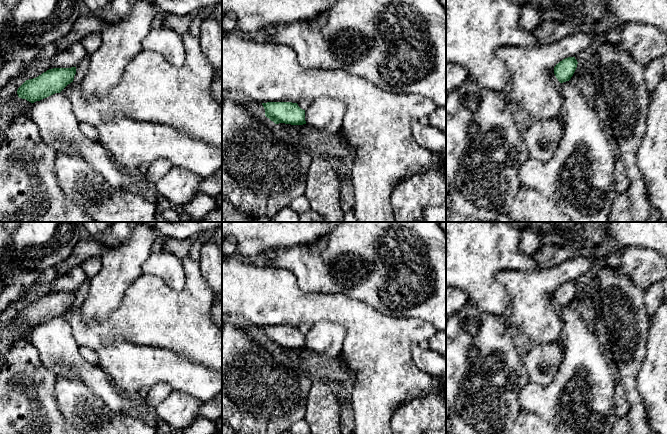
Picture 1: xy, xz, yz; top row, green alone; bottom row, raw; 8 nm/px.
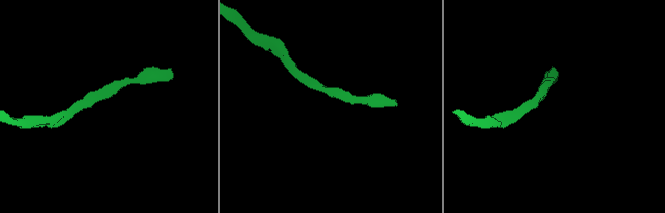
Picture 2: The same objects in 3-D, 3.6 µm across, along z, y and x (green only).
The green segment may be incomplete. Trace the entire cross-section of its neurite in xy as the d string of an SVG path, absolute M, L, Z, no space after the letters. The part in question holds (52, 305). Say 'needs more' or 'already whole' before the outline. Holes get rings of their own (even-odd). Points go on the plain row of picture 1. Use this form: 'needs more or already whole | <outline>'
already whole | M76 291L53 292L36 302L26 304L17 314L19 322L34 327L55 317L60 317L73 306Z

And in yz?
already whole | M568 281L560 285L554 291L554 298L560 307L569 305L577 292L575 281Z

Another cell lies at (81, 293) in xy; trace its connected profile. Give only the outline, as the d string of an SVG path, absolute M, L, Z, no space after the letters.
M87 278L76 290L76 298L74 300L73 306L75 308L80 308L85 301L88 292L90 290L90 279Z

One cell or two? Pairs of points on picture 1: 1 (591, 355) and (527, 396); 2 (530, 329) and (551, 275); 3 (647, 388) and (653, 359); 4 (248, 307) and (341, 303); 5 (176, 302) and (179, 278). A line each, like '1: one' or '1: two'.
1: one
2: one
3: one
4: one
5: two

